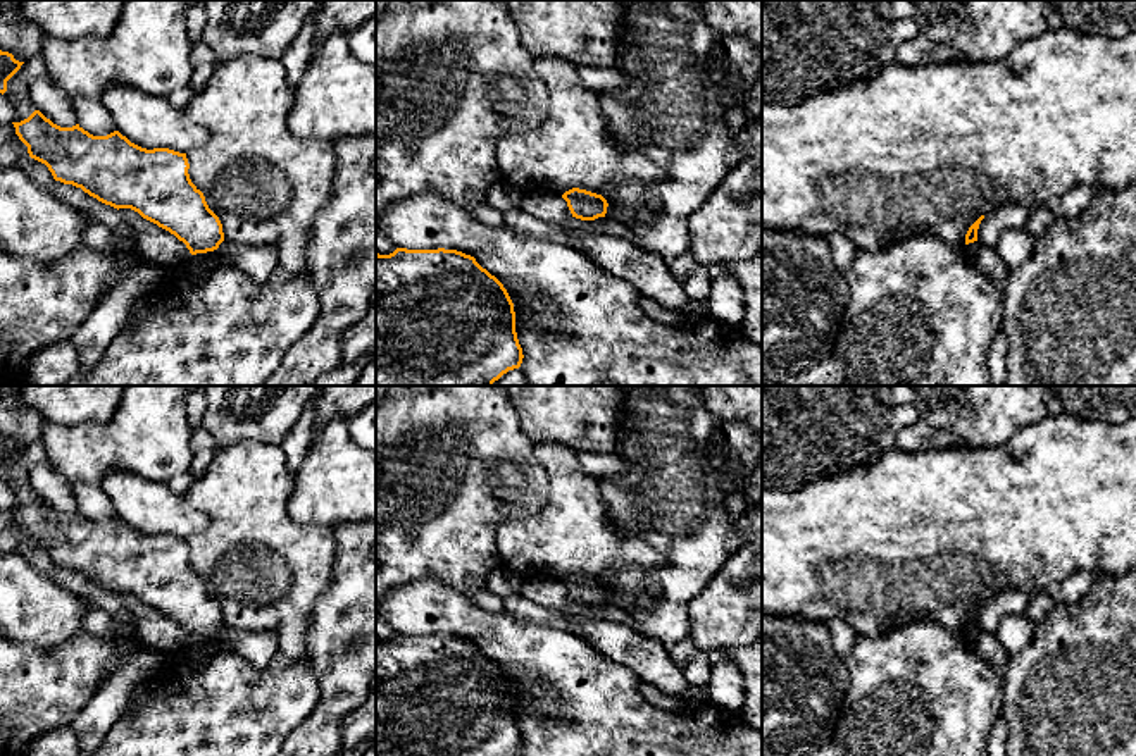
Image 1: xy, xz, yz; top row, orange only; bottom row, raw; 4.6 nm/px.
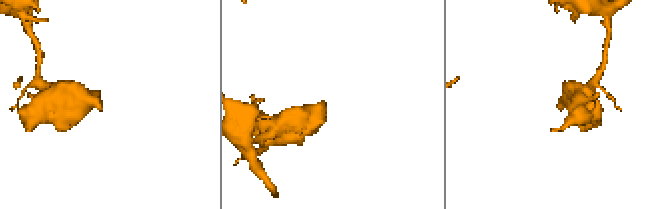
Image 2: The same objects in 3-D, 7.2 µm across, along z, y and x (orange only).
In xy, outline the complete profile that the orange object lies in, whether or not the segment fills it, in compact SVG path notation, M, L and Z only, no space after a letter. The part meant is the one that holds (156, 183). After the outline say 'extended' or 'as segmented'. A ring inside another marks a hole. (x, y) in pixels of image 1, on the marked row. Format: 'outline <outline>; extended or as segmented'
outline M34 110L28 119L12 122L31 158L45 164L55 181L81 188L114 208L131 208L143 219L174 234L191 255L207 253L224 241L222 224L209 208L203 193L191 183L186 153L169 148L147 150L119 131L93 136L79 124L60 127Z; as segmented

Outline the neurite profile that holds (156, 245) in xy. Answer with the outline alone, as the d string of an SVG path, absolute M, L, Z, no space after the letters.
M119 208L119 212L133 227L140 260L160 267L183 267L188 262L191 253L174 234L143 219L131 208Z

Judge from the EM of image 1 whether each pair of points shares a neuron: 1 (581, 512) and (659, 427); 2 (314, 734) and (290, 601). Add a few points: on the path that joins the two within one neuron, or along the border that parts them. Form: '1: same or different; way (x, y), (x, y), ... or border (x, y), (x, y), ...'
1: different; border (597, 479), (602, 505), (616, 529)
2: different; border (311, 619), (305, 658)

